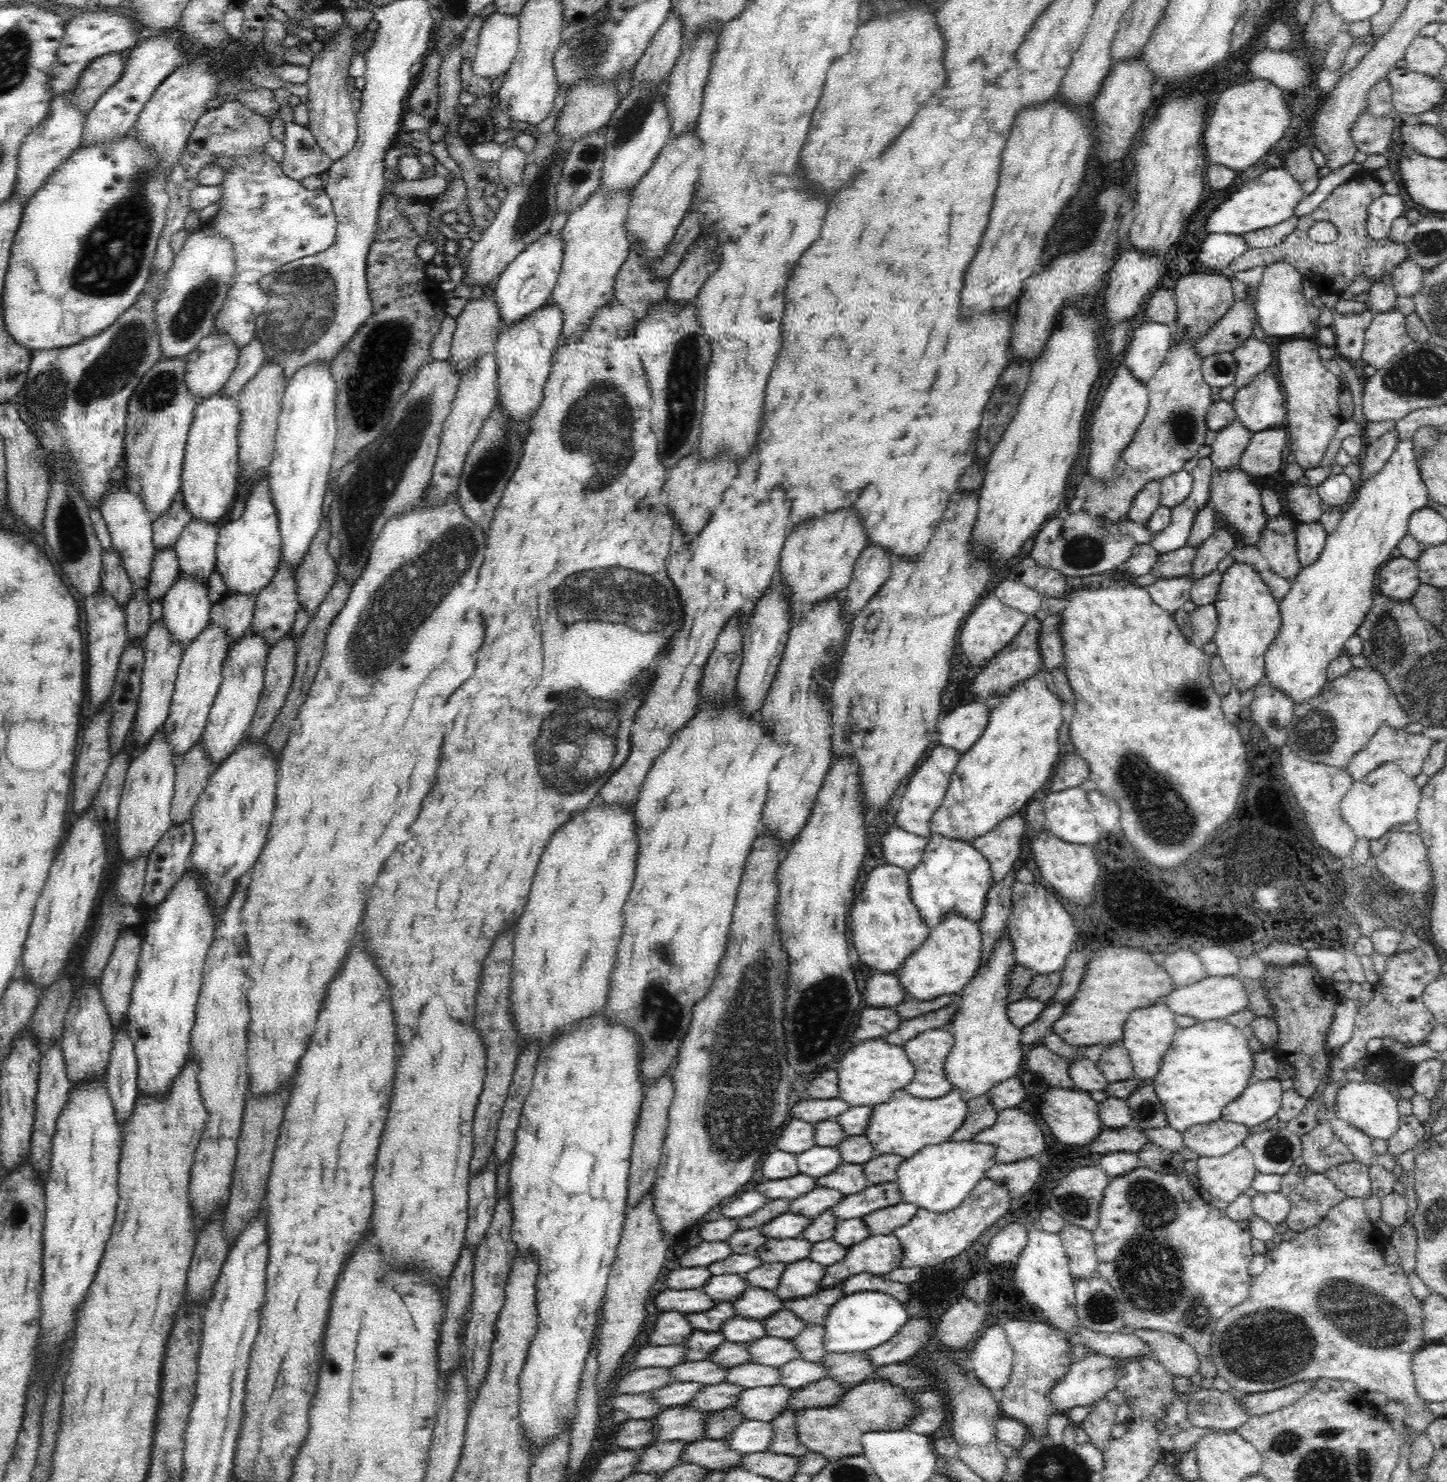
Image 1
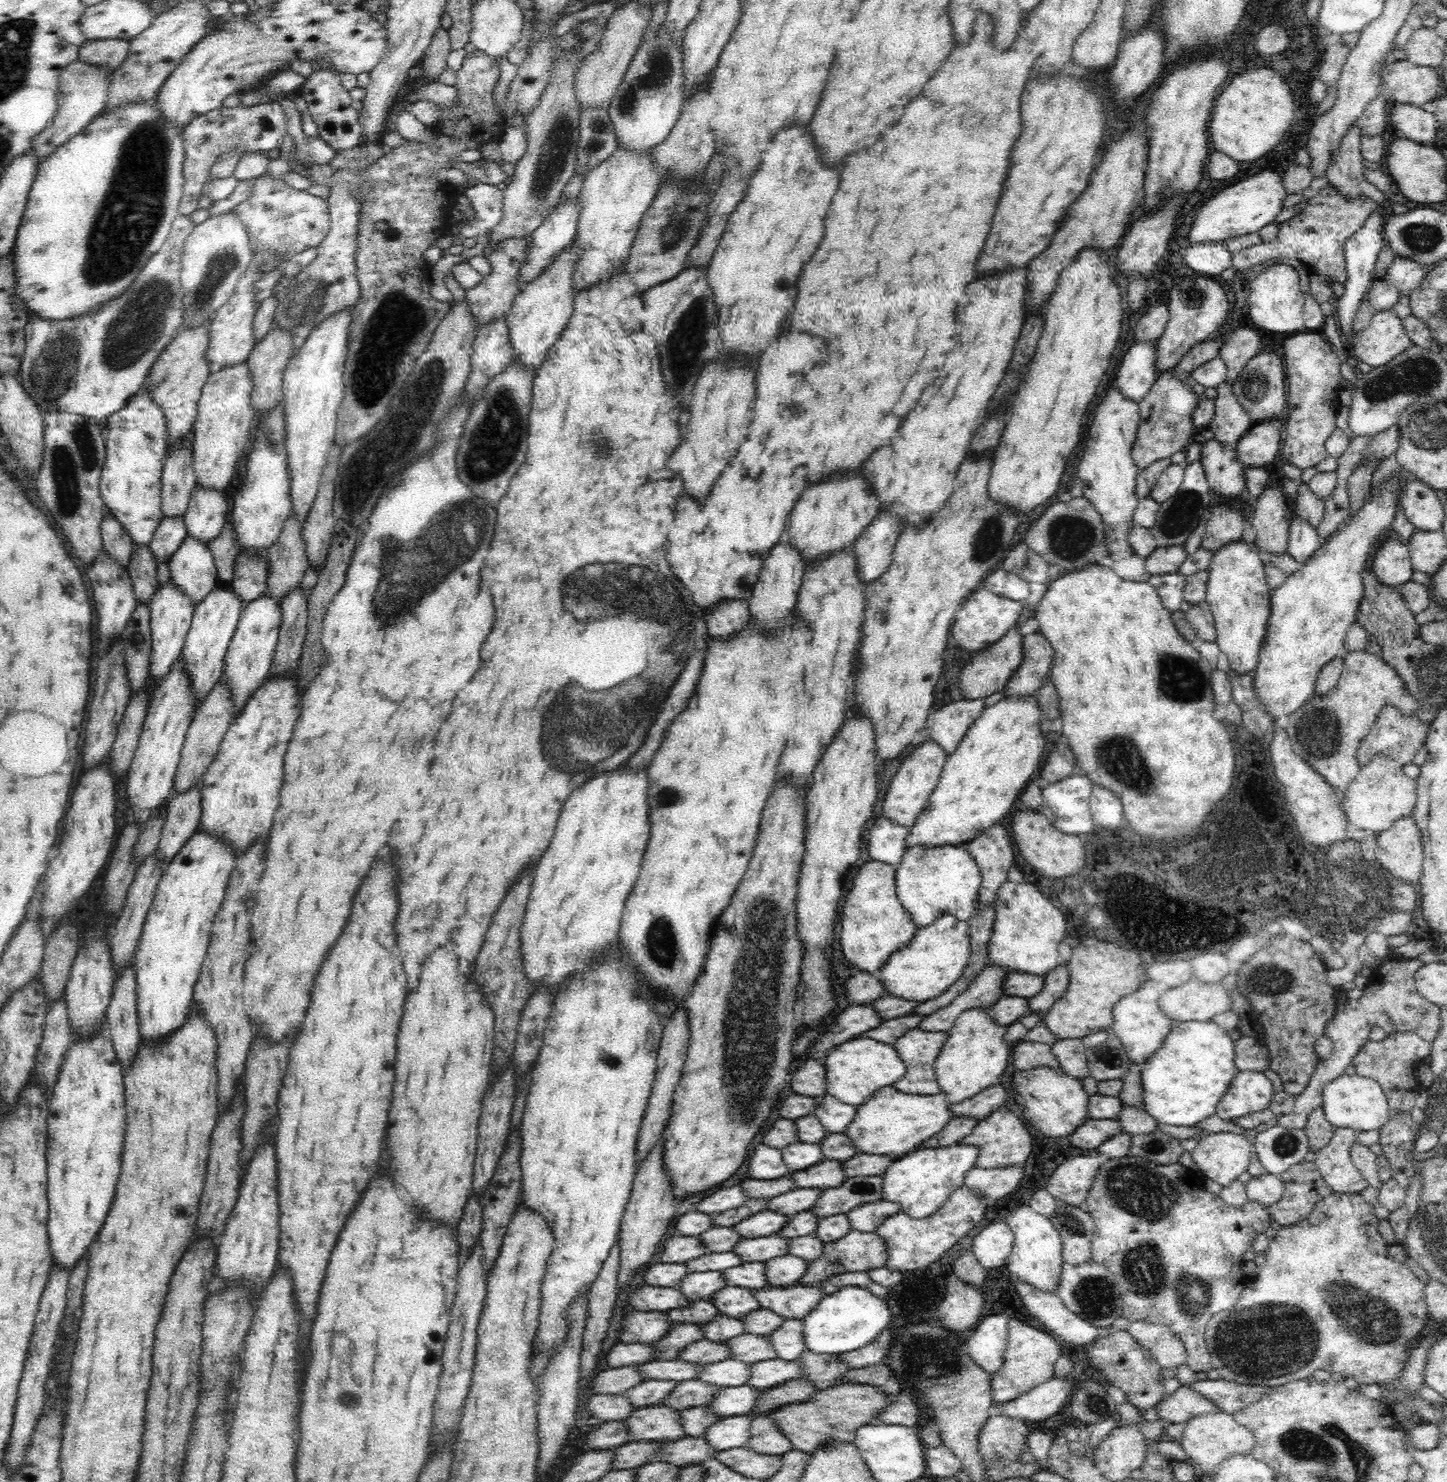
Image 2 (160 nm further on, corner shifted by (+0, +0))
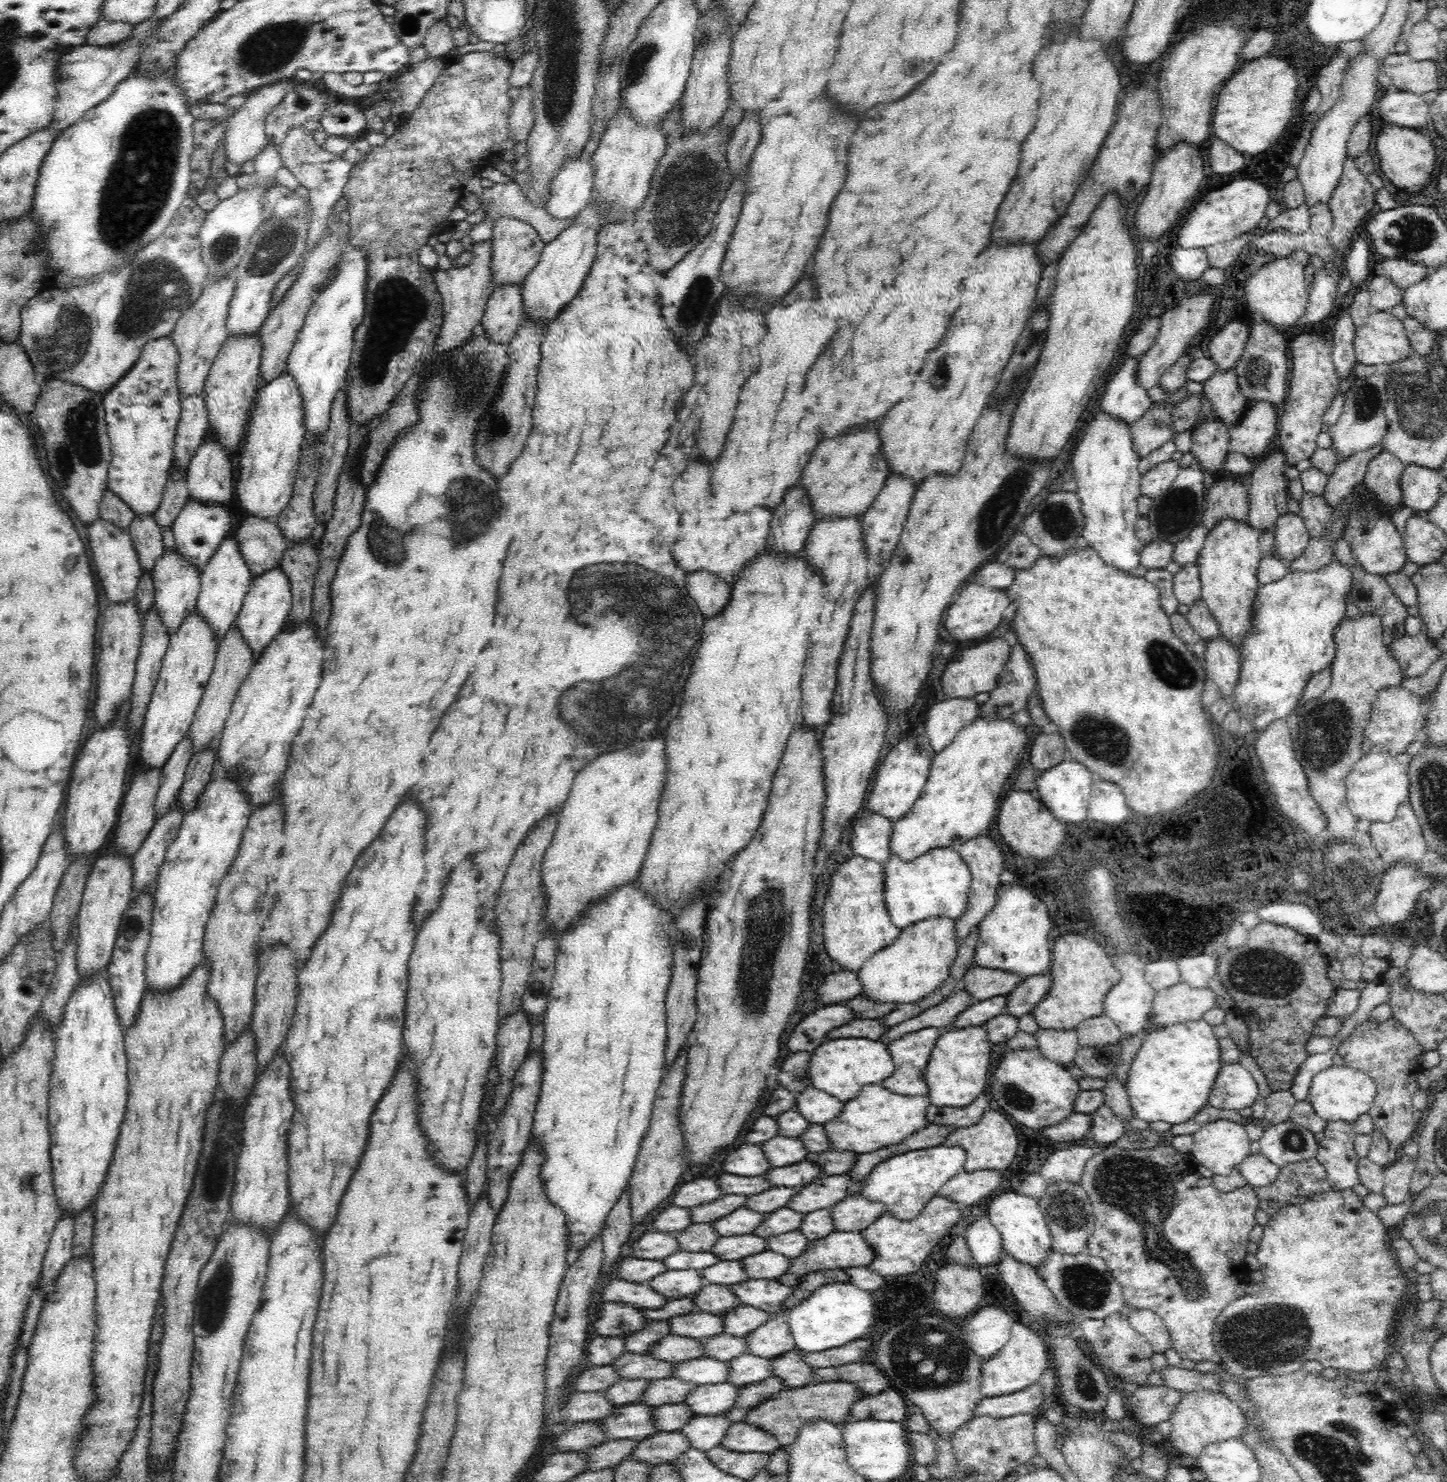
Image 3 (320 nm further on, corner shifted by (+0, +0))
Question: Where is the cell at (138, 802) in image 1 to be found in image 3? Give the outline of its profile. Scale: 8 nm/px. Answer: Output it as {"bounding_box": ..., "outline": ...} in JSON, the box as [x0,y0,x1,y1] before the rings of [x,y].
{"bounding_box":[138,608,219,771],"outline":[[[196,608],[183,621],[180,630],[171,634],[169,647],[165,652],[159,677],[147,706],[144,724],[138,736],[141,764],[146,769],[161,771],[174,747],[188,733],[213,671],[219,645],[213,629],[202,615],[198,615]]]}

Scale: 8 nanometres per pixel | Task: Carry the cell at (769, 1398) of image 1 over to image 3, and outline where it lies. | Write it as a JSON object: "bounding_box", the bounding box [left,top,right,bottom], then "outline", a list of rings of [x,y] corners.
{"bounding_box":[685,1382,738,1416],"outline":[[[728,1382],[695,1385],[685,1398],[685,1403],[700,1415],[718,1416],[726,1414],[735,1403],[738,1391],[738,1386]]]}

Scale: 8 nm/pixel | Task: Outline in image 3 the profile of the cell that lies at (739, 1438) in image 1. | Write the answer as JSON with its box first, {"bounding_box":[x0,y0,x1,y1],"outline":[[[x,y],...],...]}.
{"bounding_box":[680,1415,734,1452],"outline":[[[698,1415],[692,1417],[687,1423],[680,1430],[680,1433],[688,1439],[692,1448],[704,1452],[712,1447],[721,1446],[728,1428],[734,1424],[729,1418],[724,1418],[723,1415]]]}

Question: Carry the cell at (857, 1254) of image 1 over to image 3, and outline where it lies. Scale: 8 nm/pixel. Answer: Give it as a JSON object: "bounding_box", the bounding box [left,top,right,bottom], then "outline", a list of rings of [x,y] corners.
{"bounding_box":[777,1230,872,1287],"outline":[[[835,1230],[824,1238],[808,1243],[808,1246],[799,1257],[791,1259],[788,1270],[779,1276],[777,1281],[784,1285],[795,1287],[808,1273],[826,1269],[834,1270],[866,1266],[872,1262],[872,1259],[872,1247],[859,1232],[840,1232]]]}

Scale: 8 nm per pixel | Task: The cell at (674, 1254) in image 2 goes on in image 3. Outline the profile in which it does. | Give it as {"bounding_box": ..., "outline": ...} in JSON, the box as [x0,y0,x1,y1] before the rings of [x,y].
{"bounding_box":[630,1231,680,1260],"outline":[[[644,1231],[644,1234],[630,1243],[630,1254],[634,1258],[646,1260],[659,1260],[674,1254],[680,1250],[676,1237],[668,1232]]]}

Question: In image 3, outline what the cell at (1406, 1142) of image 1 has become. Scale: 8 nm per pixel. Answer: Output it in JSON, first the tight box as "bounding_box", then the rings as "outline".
{"bounding_box":[1337,1017,1425,1161],"outline":[[[1370,1017],[1358,1024],[1337,1049],[1337,1054],[1344,1058],[1347,1067],[1364,1072],[1375,1082],[1376,1096],[1367,1113],[1375,1127],[1388,1139],[1392,1161],[1399,1160],[1398,1154],[1402,1152],[1402,1144],[1415,1136],[1419,1127],[1419,1124],[1412,1120],[1412,1112],[1415,1111],[1413,1098],[1419,1089],[1418,1075],[1424,1069],[1418,1062],[1418,1056],[1425,1051],[1414,1033],[1394,1017],[1380,1023]]]}

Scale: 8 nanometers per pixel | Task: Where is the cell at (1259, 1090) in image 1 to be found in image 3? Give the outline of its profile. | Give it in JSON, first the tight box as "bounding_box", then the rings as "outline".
{"bounding_box":[1208,1063,1259,1112],"outline":[[[1223,1063],[1214,1079],[1208,1103],[1225,1112],[1250,1108],[1259,1086],[1249,1070],[1238,1063]]]}

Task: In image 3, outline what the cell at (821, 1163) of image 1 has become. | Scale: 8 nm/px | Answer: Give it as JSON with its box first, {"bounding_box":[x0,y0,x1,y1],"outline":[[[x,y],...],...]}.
{"bounding_box":[759,1135,807,1167],"outline":[[[782,1135],[770,1137],[759,1147],[764,1151],[772,1167],[790,1166],[807,1158],[807,1150],[798,1138]]]}

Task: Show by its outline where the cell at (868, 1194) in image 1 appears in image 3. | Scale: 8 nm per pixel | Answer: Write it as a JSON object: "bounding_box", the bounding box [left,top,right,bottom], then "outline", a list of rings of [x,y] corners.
{"bounding_box":[787,1174,863,1214],"outline":[[[847,1174],[816,1177],[790,1198],[787,1207],[804,1214],[828,1209],[849,1194],[858,1193],[862,1185],[863,1180],[853,1180]]]}

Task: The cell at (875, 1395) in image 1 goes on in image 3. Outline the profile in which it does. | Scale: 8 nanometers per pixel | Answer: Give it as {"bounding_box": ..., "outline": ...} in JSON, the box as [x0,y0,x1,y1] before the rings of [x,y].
{"bounding_box":[743,1382,864,1446],"outline":[[[820,1382],[800,1387],[782,1389],[758,1406],[752,1407],[744,1417],[743,1422],[756,1426],[768,1435],[774,1437],[782,1446],[789,1445],[796,1440],[805,1422],[818,1419],[828,1419],[842,1428],[850,1422],[851,1406],[864,1396],[863,1392],[852,1382]]]}

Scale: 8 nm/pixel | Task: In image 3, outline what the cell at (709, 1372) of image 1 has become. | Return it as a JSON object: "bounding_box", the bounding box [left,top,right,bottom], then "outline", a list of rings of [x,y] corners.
{"bounding_box":[611,1351,674,1380],"outline":[[[628,1351],[611,1364],[620,1378],[630,1380],[660,1380],[673,1377],[674,1365],[649,1355]]]}

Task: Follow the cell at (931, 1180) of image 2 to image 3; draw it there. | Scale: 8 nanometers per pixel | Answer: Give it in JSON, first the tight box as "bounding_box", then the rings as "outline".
{"bounding_box":[859,1145,965,1221],"outline":[[[940,1145],[911,1150],[877,1164],[863,1179],[859,1192],[870,1202],[881,1202],[894,1218],[907,1221],[916,1218],[948,1180],[963,1172],[964,1161],[965,1150],[957,1146]]]}

